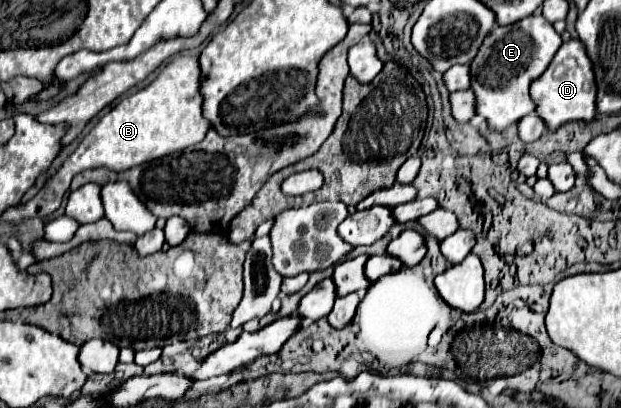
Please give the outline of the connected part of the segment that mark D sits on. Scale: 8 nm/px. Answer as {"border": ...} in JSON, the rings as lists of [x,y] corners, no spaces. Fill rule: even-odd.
{"border":[[[572,39],[562,43],[554,61],[540,79],[530,85],[530,95],[536,101],[536,113],[542,115],[548,129],[558,129],[568,121],[594,121],[596,119],[596,79],[592,61],[586,55],[582,41]]]}

